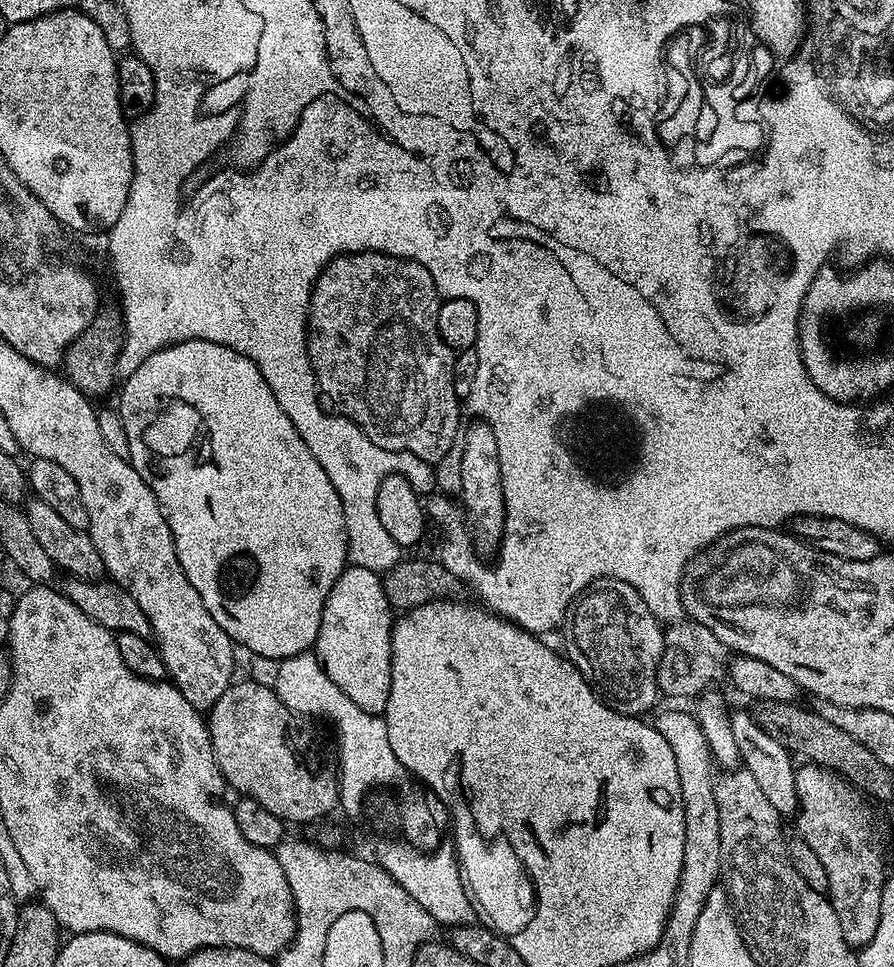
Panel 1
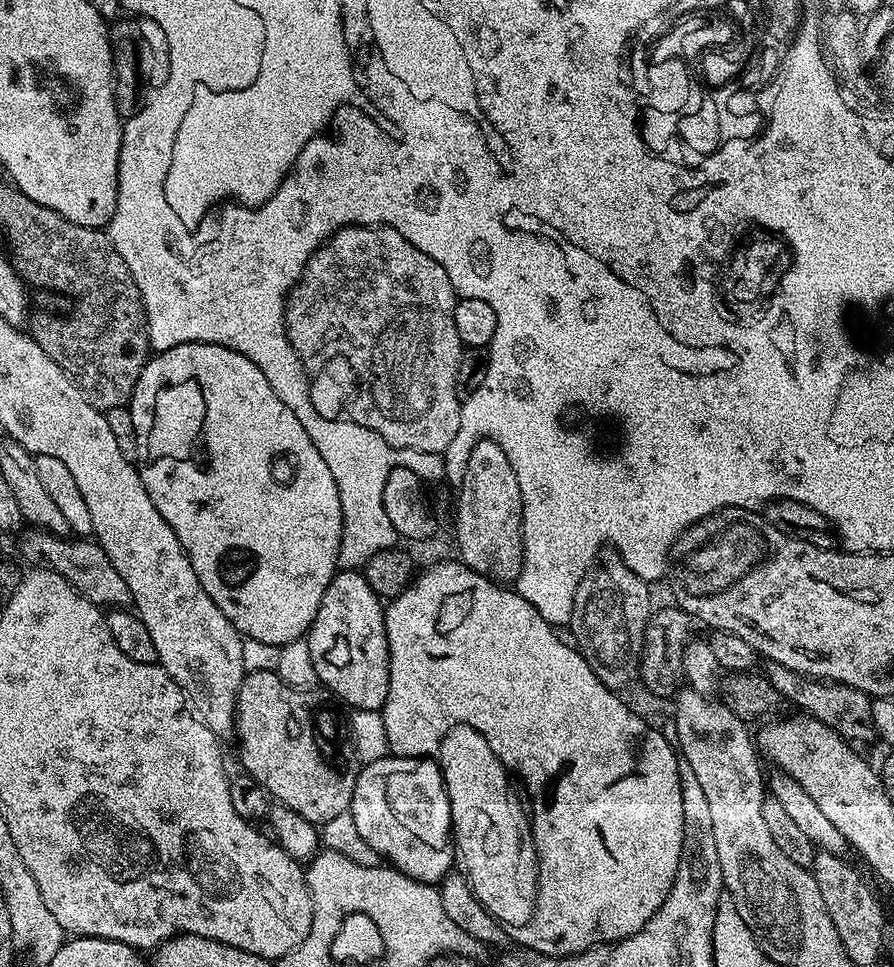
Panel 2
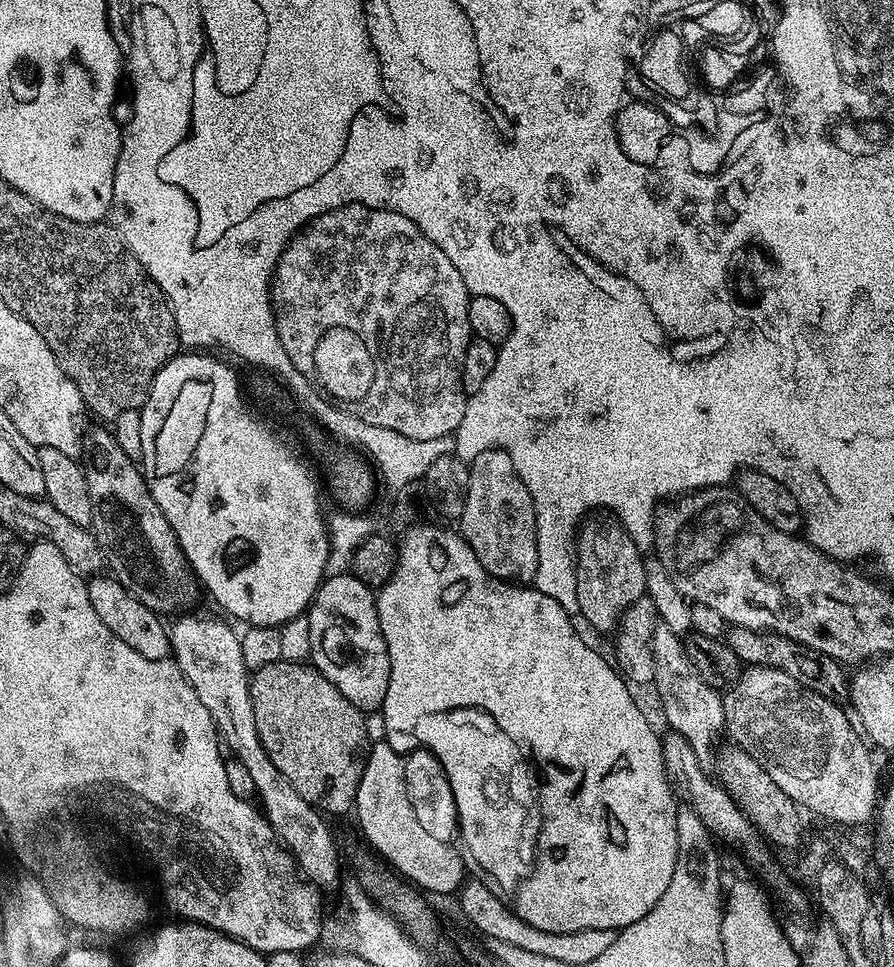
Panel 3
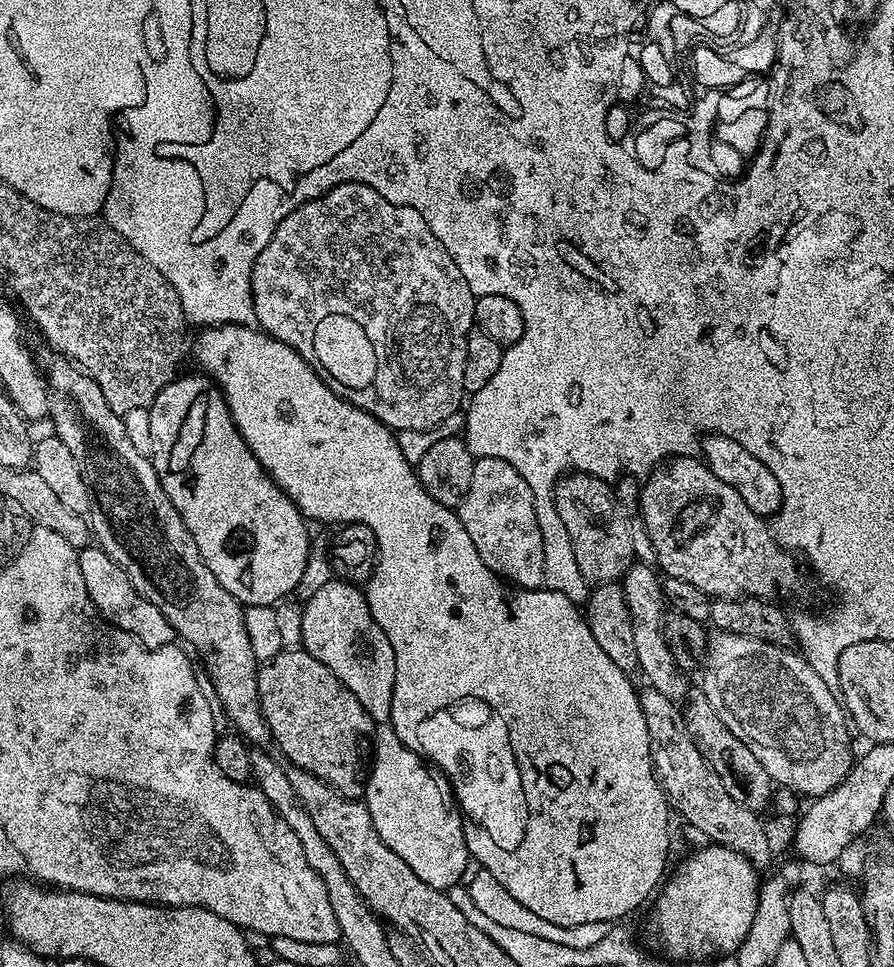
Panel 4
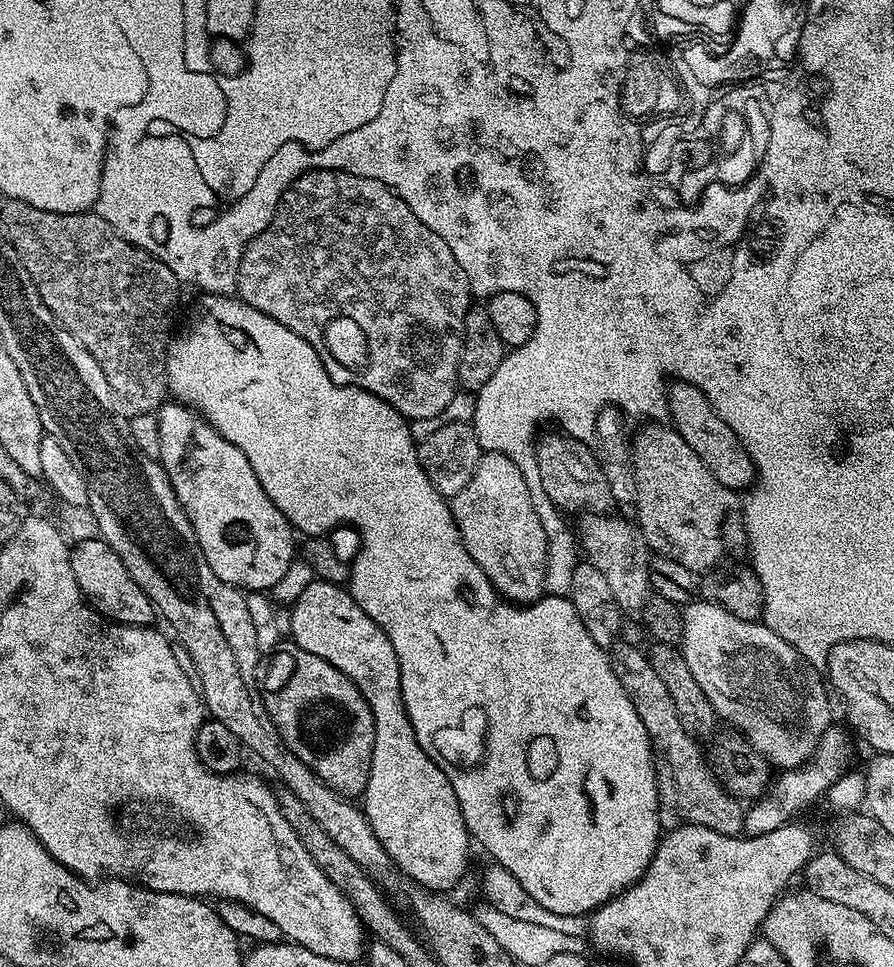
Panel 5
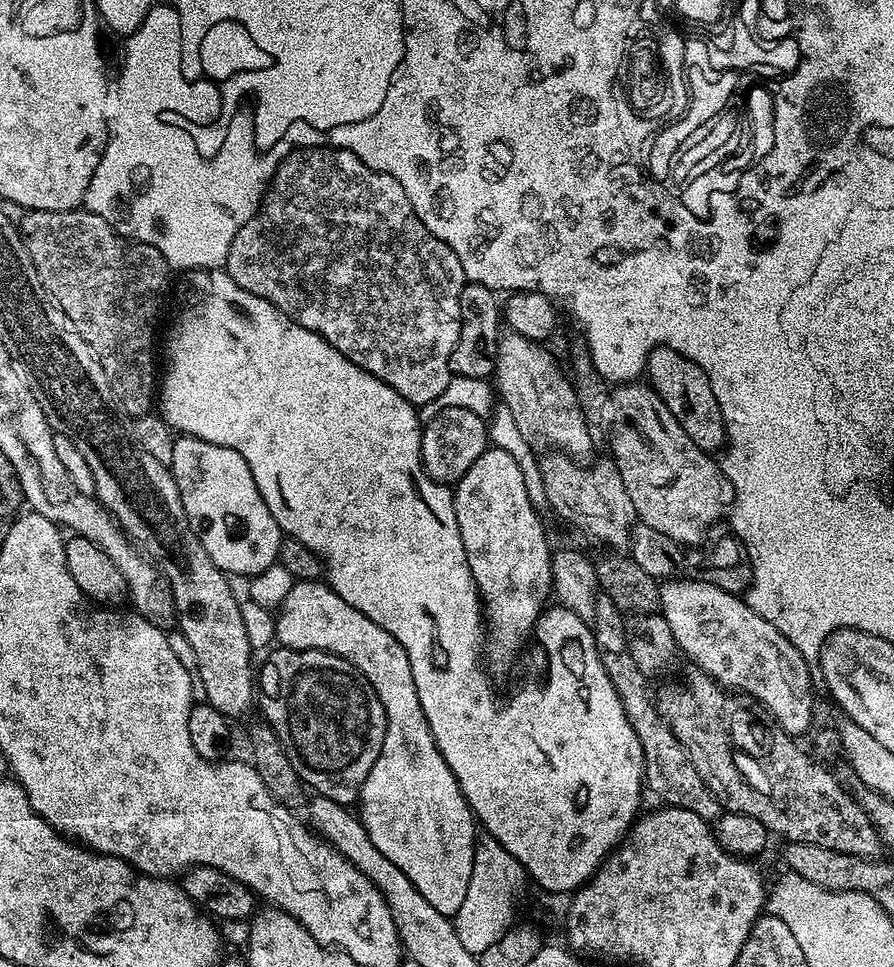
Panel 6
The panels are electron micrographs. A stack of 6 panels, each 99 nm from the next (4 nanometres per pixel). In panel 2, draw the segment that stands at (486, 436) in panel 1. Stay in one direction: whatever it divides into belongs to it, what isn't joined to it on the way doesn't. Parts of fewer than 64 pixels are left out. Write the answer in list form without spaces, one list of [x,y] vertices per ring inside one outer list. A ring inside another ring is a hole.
[[[477,439],[476,443],[471,445],[468,450],[470,452],[470,458],[463,465],[465,478],[458,487],[460,497],[456,500],[456,544],[460,547],[460,553],[458,553],[459,559],[468,568],[473,568],[475,572],[488,577],[490,580],[515,582],[518,574],[522,570],[522,558],[524,557],[524,547],[522,546],[522,498],[518,490],[518,478],[514,478],[514,469],[510,467],[510,458],[506,458],[506,454],[502,450],[502,446],[498,446],[498,442]]]

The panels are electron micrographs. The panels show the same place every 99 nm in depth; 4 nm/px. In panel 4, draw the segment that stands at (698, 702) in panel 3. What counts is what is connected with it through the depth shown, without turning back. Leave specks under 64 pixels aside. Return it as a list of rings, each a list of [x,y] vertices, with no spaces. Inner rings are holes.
[[[633,563],[622,577],[624,600],[628,604],[628,613],[632,615],[634,626],[634,650],[639,671],[644,671],[647,683],[666,698],[680,702],[688,695],[689,681],[684,681],[685,673],[677,666],[675,658],[670,654],[670,646],[666,646],[664,637],[664,614],[666,597],[661,577],[648,565]]]

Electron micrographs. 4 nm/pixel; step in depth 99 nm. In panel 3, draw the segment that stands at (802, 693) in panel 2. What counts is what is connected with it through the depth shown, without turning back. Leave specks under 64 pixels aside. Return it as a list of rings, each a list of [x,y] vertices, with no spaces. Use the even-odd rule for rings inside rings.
[[[729,627],[726,632],[726,643],[740,660],[741,665],[754,668],[773,668],[785,672],[804,688],[814,690],[820,696],[833,702],[840,702],[849,695],[850,676],[845,665],[827,658],[817,658],[808,649],[796,644],[784,636],[771,632],[755,632],[749,628]]]

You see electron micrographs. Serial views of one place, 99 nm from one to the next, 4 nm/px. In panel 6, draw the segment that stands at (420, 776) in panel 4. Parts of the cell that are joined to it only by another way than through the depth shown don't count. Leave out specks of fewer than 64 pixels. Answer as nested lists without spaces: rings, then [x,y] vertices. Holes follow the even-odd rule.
[[[320,580],[295,581],[290,594],[286,594],[286,598],[275,613],[275,618],[276,640],[279,647],[293,648],[294,650],[322,650],[335,656],[341,656],[343,660],[350,662],[368,679],[368,685],[372,687],[374,694],[378,694],[378,702],[382,702],[382,710],[386,710],[386,738],[382,742],[382,750],[378,754],[378,762],[374,762],[370,774],[366,774],[366,782],[360,788],[358,815],[360,821],[364,823],[366,834],[370,834],[370,842],[374,842],[374,846],[378,846],[380,853],[386,858],[390,858],[390,862],[394,862],[394,866],[398,866],[398,870],[402,870],[402,874],[406,874],[406,878],[410,878],[410,882],[414,882],[418,894],[422,894],[422,898],[426,898],[426,902],[430,902],[430,906],[434,906],[434,910],[438,910],[438,914],[452,918],[456,911],[459,910],[462,902],[465,901],[466,890],[469,889],[470,874],[474,865],[478,841],[478,821],[473,816],[470,806],[466,802],[466,798],[450,770],[450,766],[446,766],[446,762],[430,734],[430,726],[426,722],[426,714],[422,714],[422,702],[418,702],[418,690],[414,690],[414,674],[410,674],[410,658],[406,654],[406,650],[402,650],[402,646],[398,646],[396,639],[390,634],[386,634],[386,630],[382,630],[382,626],[378,626],[378,622],[370,622],[370,618],[366,618],[366,614],[354,610],[354,606],[350,606],[350,602],[342,602],[339,594],[328,587],[327,583]]]

